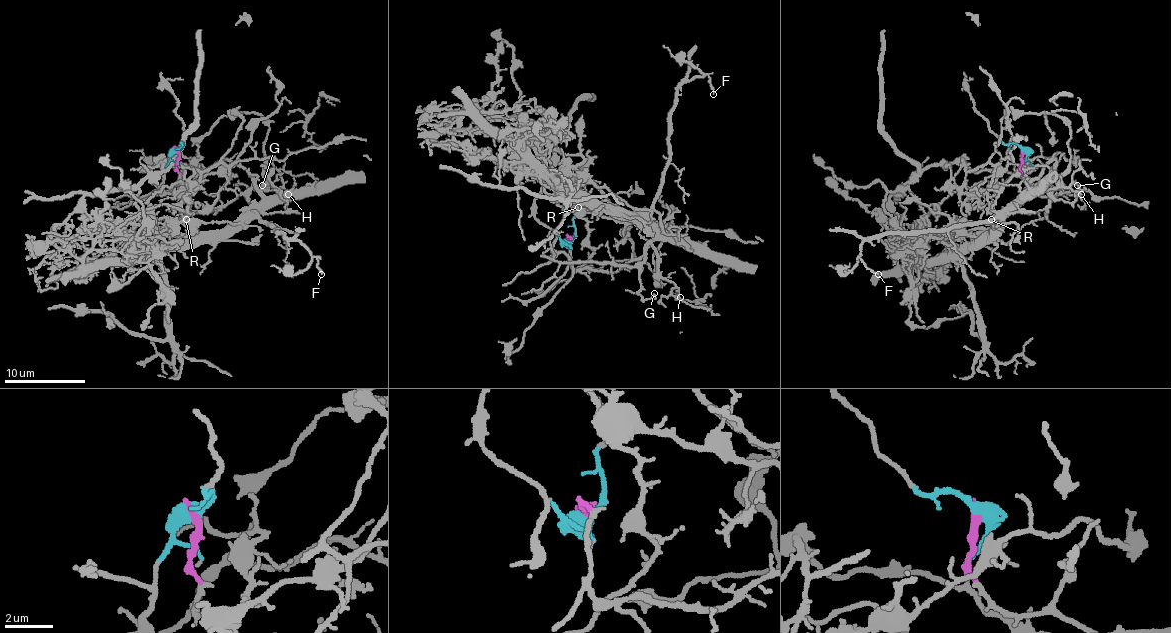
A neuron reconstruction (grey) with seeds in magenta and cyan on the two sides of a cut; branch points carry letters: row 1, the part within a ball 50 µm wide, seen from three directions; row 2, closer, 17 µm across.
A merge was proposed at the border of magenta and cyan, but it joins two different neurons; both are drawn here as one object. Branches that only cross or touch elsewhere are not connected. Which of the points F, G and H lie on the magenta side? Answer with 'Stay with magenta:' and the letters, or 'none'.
Stay with magenta: F, G, H

